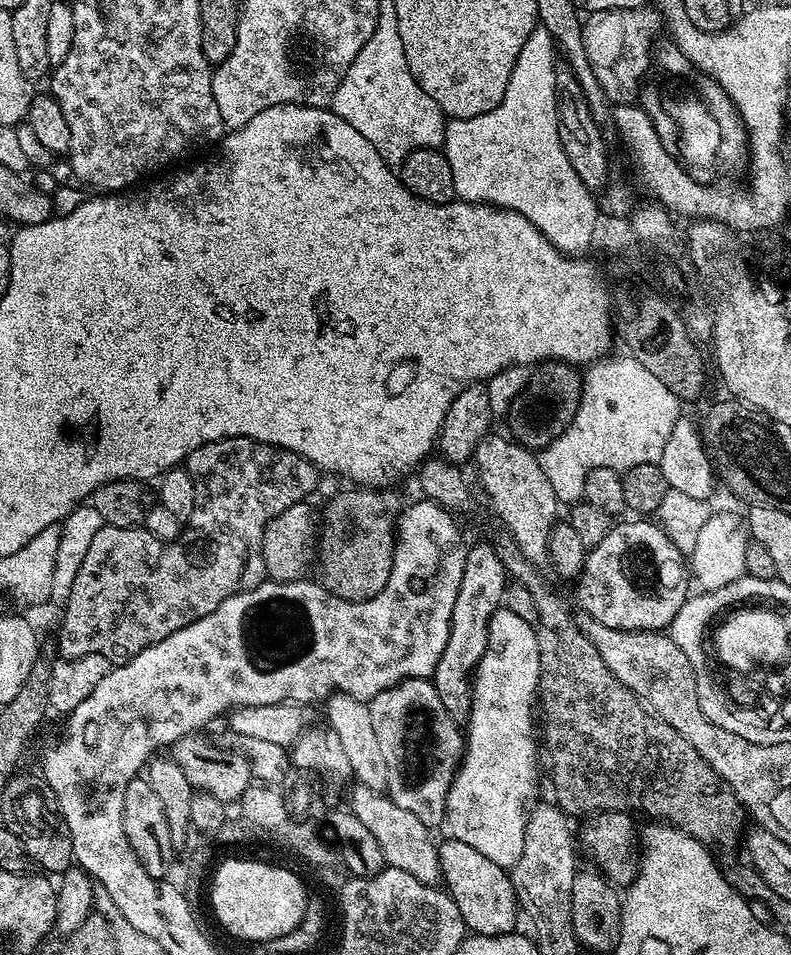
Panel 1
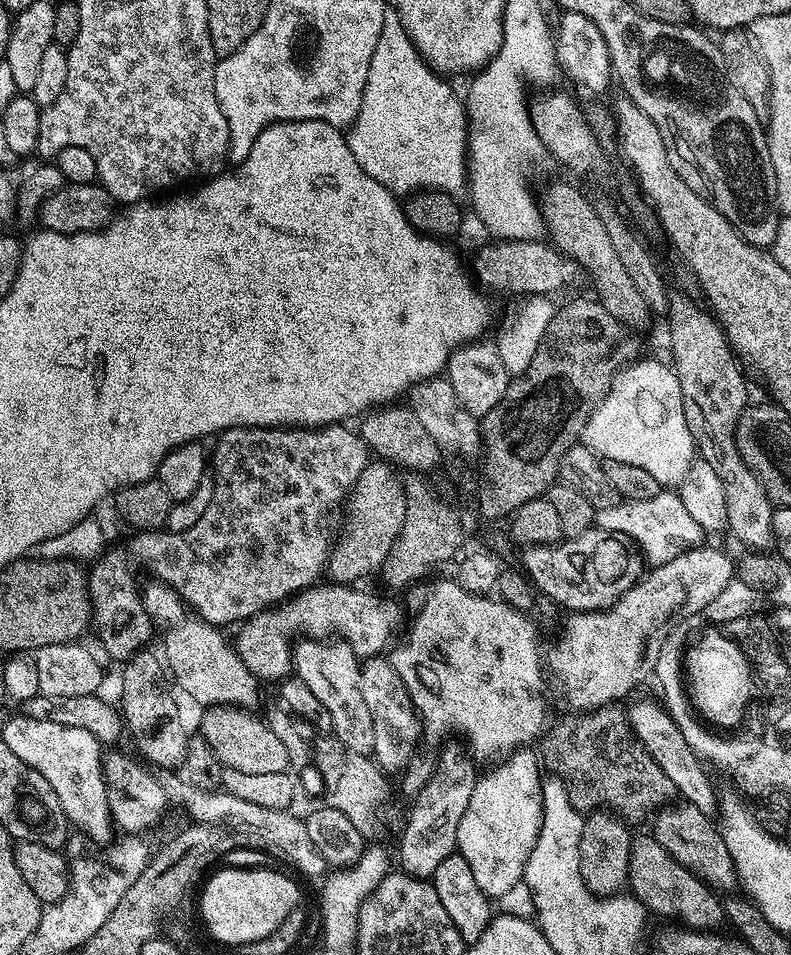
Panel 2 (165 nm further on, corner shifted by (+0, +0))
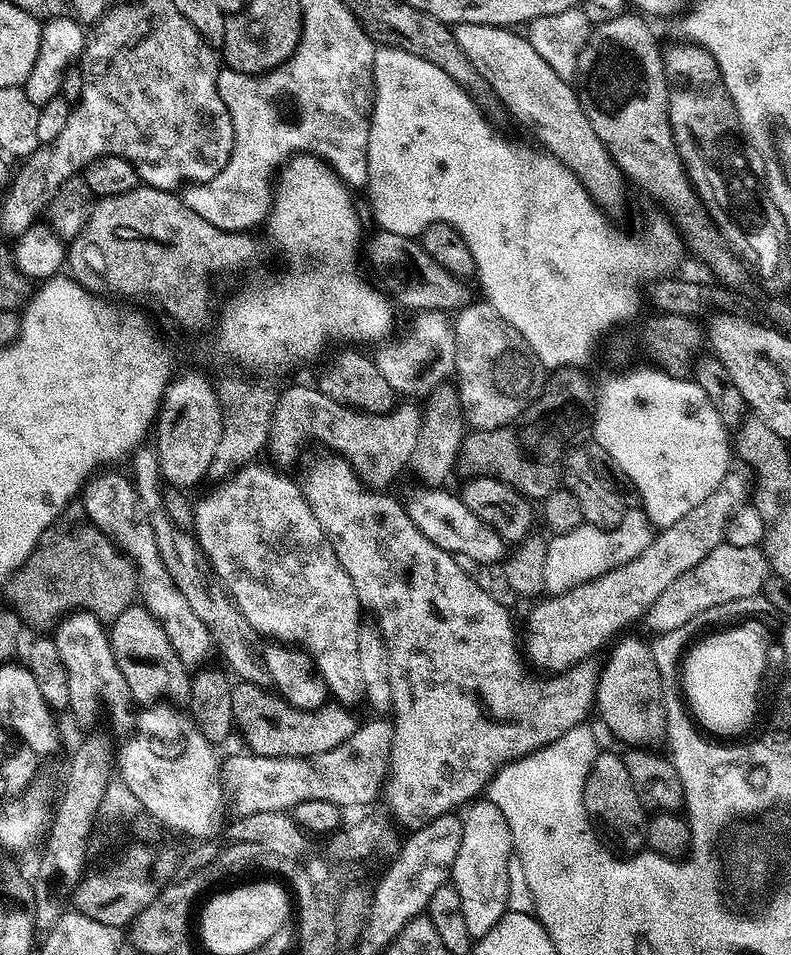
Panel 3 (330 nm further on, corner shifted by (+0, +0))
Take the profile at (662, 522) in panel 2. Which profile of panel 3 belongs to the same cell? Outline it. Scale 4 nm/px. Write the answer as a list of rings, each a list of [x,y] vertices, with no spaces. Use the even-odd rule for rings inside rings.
[[[643,510],[628,512],[613,528],[595,528],[591,522],[569,532],[555,533],[547,541],[545,586],[549,593],[565,592],[587,580],[598,578],[635,558],[654,535],[654,525]]]

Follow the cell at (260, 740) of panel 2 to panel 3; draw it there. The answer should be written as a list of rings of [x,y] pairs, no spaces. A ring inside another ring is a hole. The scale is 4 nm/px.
[[[245,680],[233,683],[230,710],[235,731],[248,743],[247,751],[253,756],[274,758],[302,758],[317,756],[334,746],[342,746],[358,727],[358,720],[351,716],[343,704],[329,702],[318,710],[307,712],[292,708],[275,691],[259,688]]]

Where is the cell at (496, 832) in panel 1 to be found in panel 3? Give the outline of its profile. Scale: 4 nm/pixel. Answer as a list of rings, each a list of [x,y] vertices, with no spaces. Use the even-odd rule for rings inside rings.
[[[487,798],[477,799],[463,809],[462,846],[458,846],[458,858],[454,858],[454,866],[450,883],[458,890],[458,898],[462,902],[462,919],[466,922],[466,930],[470,930],[473,938],[484,936],[508,911],[508,861],[513,859],[512,827],[506,822],[504,812]]]

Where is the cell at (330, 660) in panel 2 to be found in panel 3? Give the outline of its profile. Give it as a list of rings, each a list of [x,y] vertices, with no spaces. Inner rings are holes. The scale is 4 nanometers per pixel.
[[[244,466],[232,472],[205,500],[194,504],[194,535],[200,549],[212,563],[216,577],[242,610],[246,622],[261,637],[288,646],[299,646],[307,652],[326,682],[331,699],[337,704],[353,706],[365,703],[362,670],[358,663],[358,634],[362,627],[360,599],[350,582],[350,574],[342,570],[338,554],[326,538],[312,507],[305,500],[299,483],[283,476],[275,467]]]

